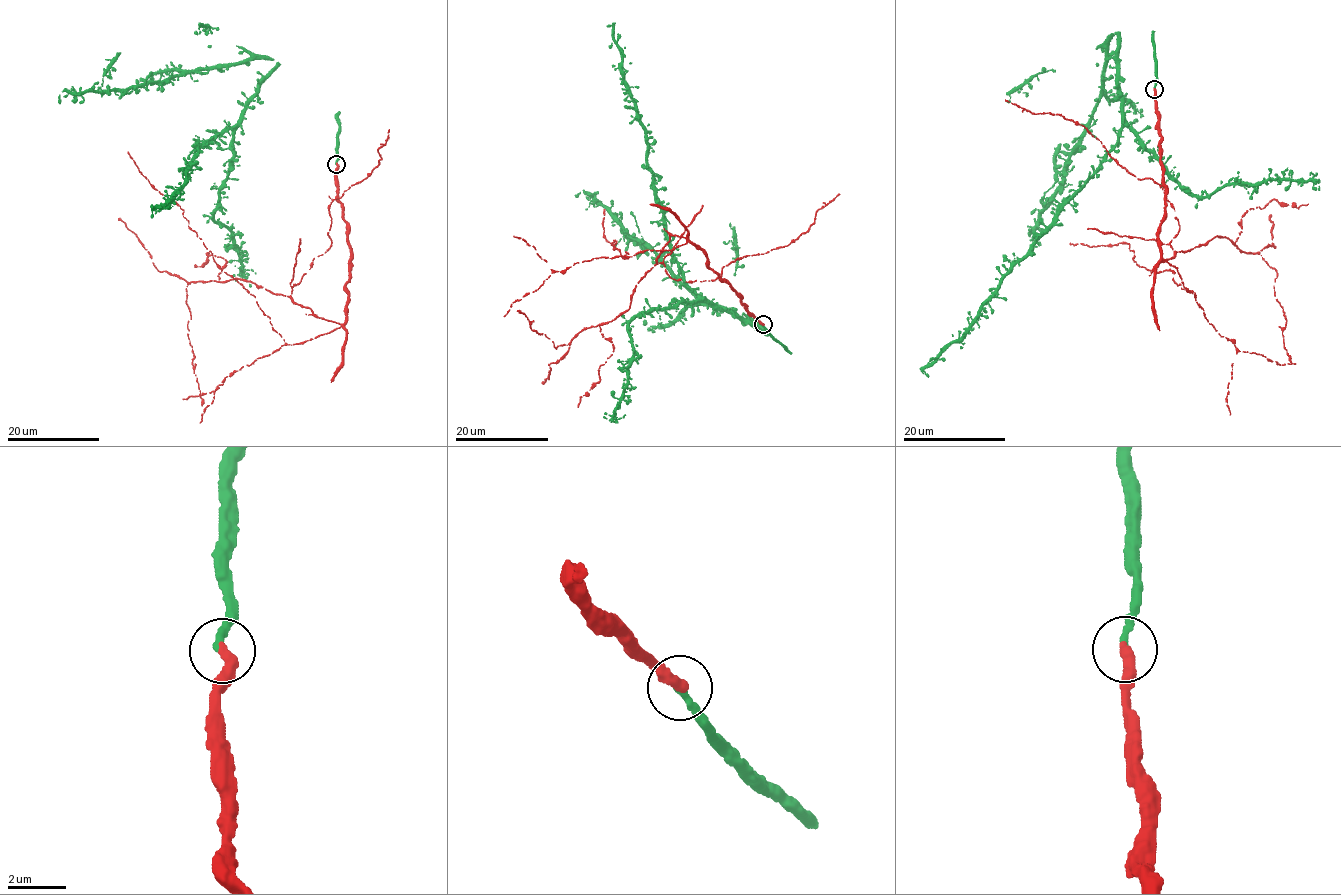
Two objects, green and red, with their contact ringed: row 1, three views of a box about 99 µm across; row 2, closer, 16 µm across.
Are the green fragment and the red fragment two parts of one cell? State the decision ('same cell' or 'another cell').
same cell

